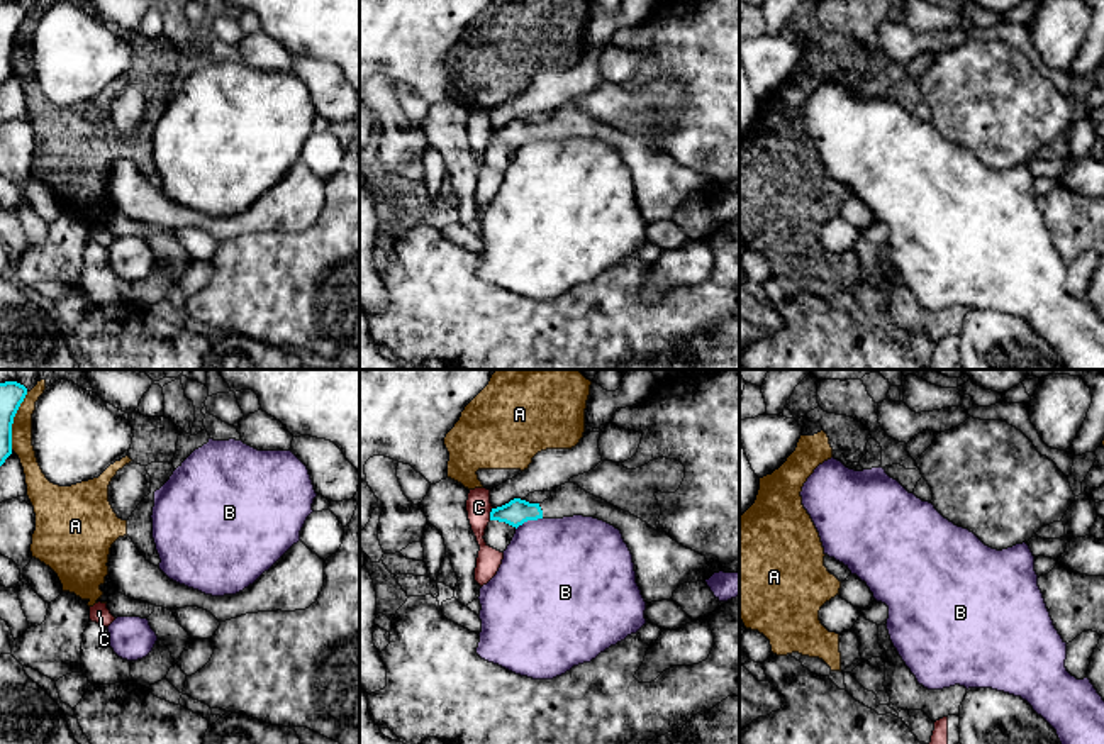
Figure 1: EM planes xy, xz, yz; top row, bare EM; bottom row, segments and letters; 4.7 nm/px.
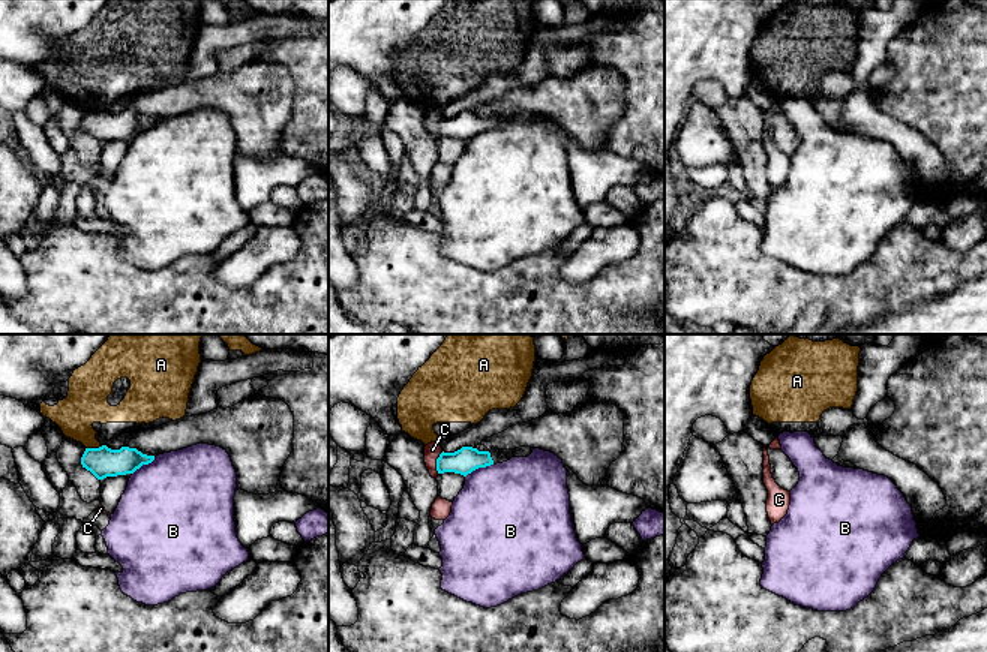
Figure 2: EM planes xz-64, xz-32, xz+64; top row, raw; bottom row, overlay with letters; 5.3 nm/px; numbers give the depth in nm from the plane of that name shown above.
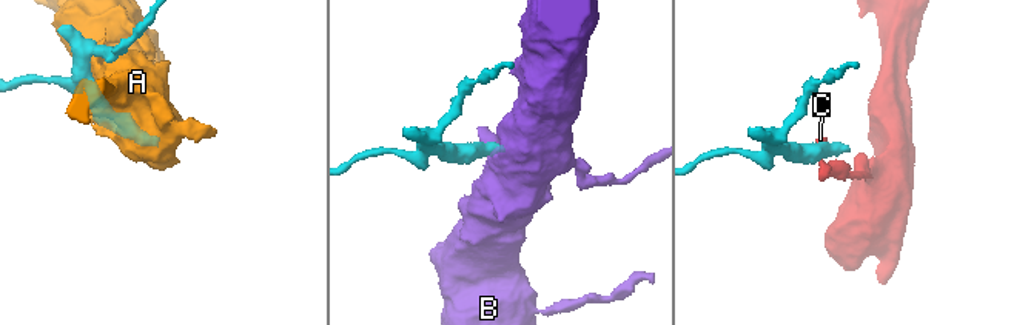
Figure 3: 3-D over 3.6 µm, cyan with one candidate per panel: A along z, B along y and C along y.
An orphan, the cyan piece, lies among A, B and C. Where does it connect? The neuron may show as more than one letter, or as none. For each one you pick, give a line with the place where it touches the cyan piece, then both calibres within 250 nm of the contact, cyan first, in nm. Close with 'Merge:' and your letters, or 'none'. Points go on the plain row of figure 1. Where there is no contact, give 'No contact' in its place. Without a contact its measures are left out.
Merge: none

